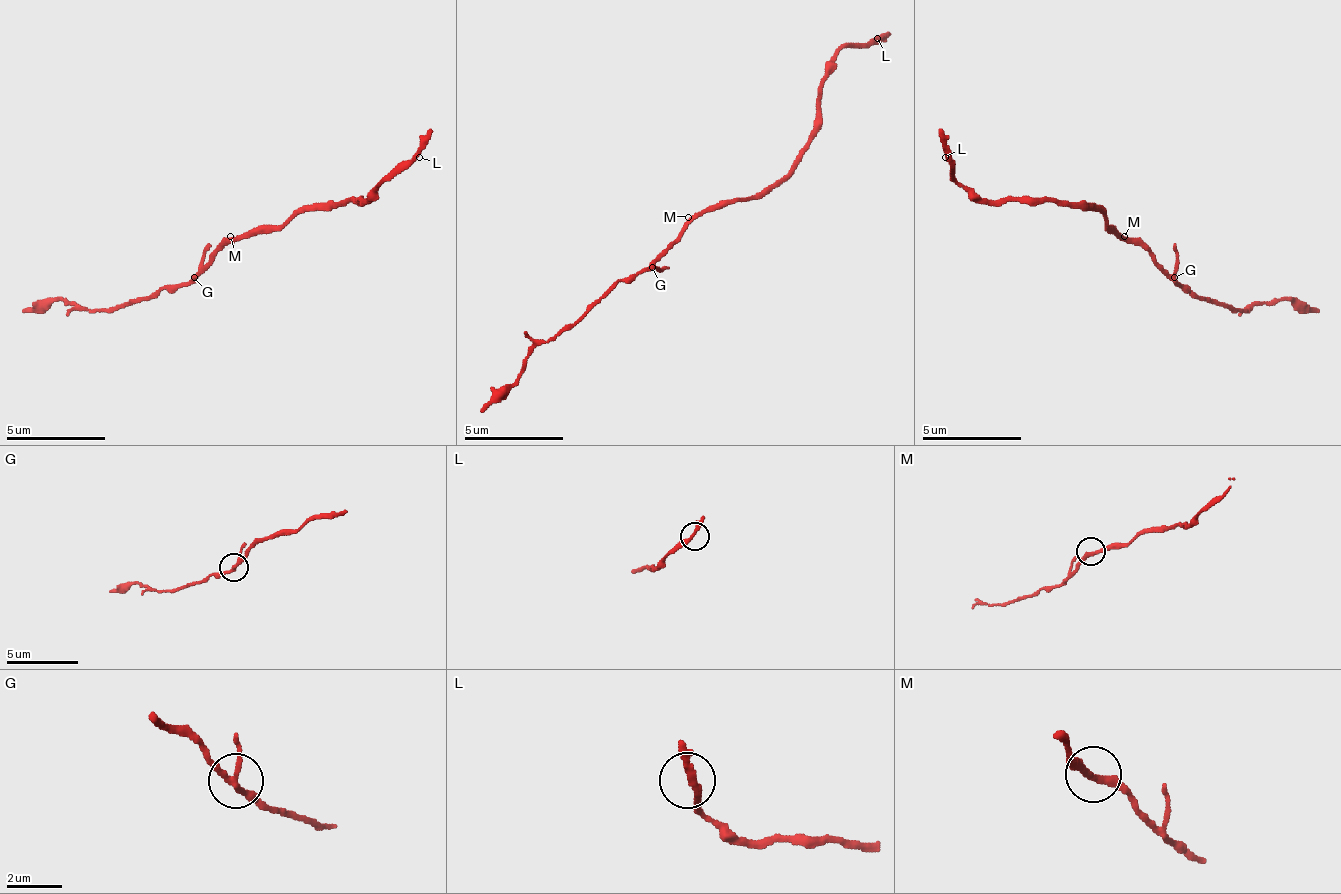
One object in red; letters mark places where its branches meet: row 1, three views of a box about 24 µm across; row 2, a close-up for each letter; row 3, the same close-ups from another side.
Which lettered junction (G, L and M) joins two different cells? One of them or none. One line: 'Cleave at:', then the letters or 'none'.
Cleave at: G

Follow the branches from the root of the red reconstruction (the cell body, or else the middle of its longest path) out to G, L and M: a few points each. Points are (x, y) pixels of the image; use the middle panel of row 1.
G: (703, 212), (653, 266)
L: (703, 212), (748, 202), (782, 177), (812, 132), (817, 87), (827, 62), (842, 48), (867, 48), (877, 38)
M: (703, 212), (698, 217), (688, 217)

